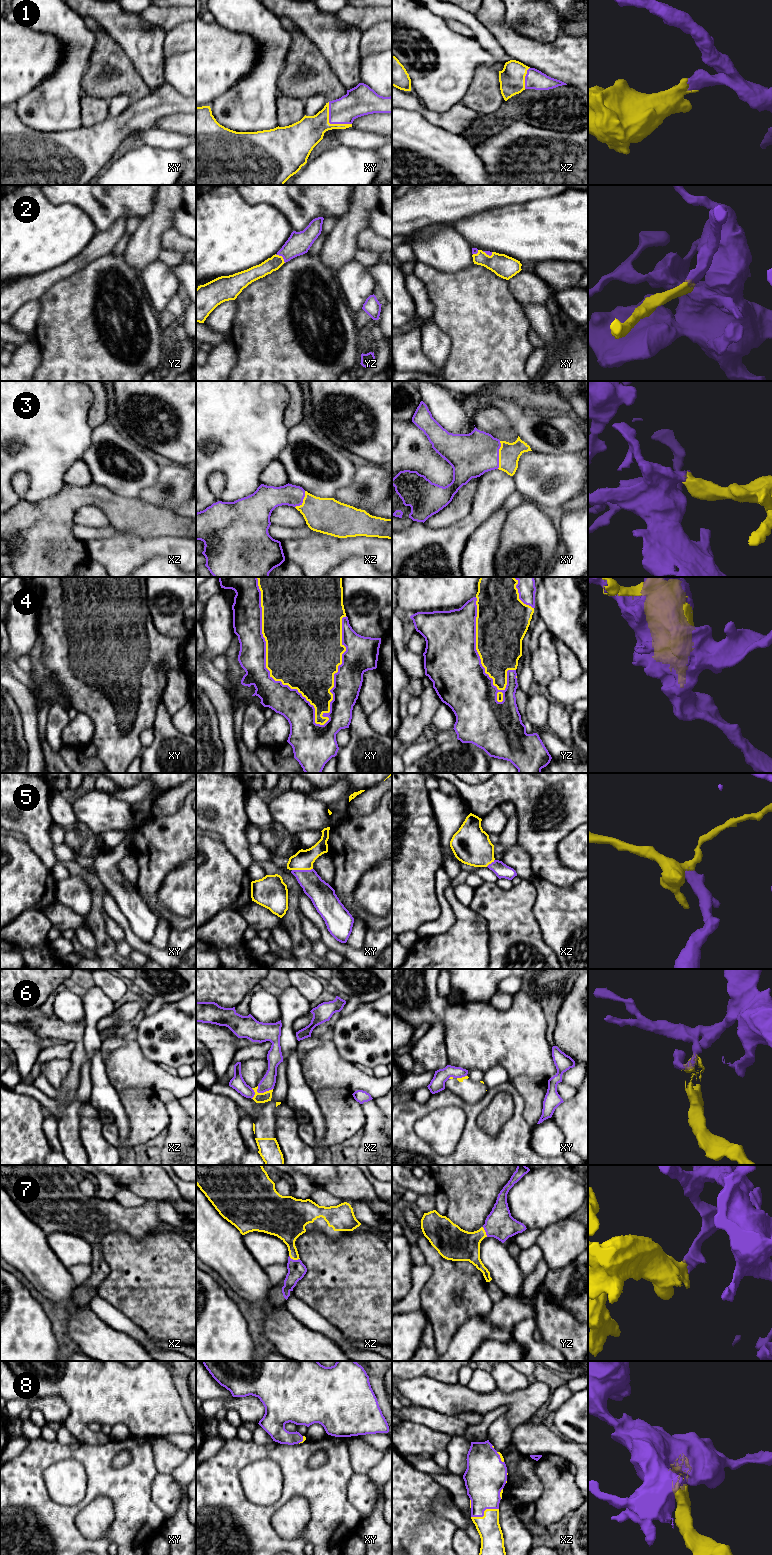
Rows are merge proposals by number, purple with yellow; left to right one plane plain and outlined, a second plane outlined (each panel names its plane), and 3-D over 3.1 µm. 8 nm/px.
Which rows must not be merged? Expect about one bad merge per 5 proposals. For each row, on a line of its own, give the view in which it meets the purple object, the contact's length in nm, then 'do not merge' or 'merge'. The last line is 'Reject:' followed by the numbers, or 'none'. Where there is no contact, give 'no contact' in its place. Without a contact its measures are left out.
1: meets purple in xy; contact 260 nm long; merge
2: meets purple in yz; contact 110 nm long; merge
3: meets purple in xy; contact 220 nm long; merge
4: meets purple in xy; contact 1300 nm long; merge
5: meets purple in xy; contact 170 nm long; merge
6: meets purple in xz; contact 190 nm long; do not merge
7: meets purple in xz; contact 90 nm long; merge
8: meets purple in xz; contact 240 nm long; merge
Reject: 6

